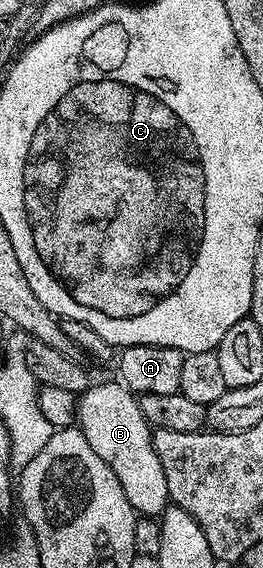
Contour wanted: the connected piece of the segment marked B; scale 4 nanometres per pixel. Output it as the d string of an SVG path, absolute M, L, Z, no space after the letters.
M96 382L82 392L76 400L76 424L90 446L93 453L104 461L117 477L125 493L125 497L136 511L144 518L158 518L169 505L168 482L165 481L165 471L161 468L160 458L152 449L152 428L140 411L139 401L135 393L128 390L122 382Z

